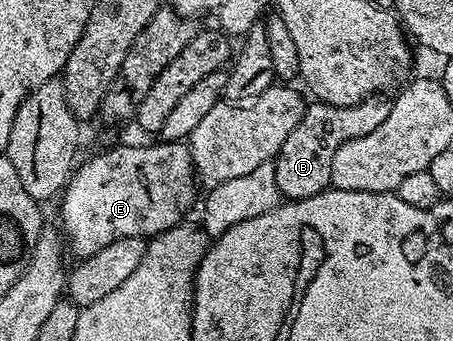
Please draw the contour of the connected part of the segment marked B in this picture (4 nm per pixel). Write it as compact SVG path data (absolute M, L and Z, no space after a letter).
M386 94L368 95L362 103L354 103L348 107L338 107L318 101L312 102L304 110L301 121L289 137L285 137L285 145L281 145L273 162L277 173L277 189L284 200L304 199L331 187L333 173L333 157L337 149L345 145L345 141L353 141L357 137L365 137L365 133L373 133L385 117L389 117L392 100Z

